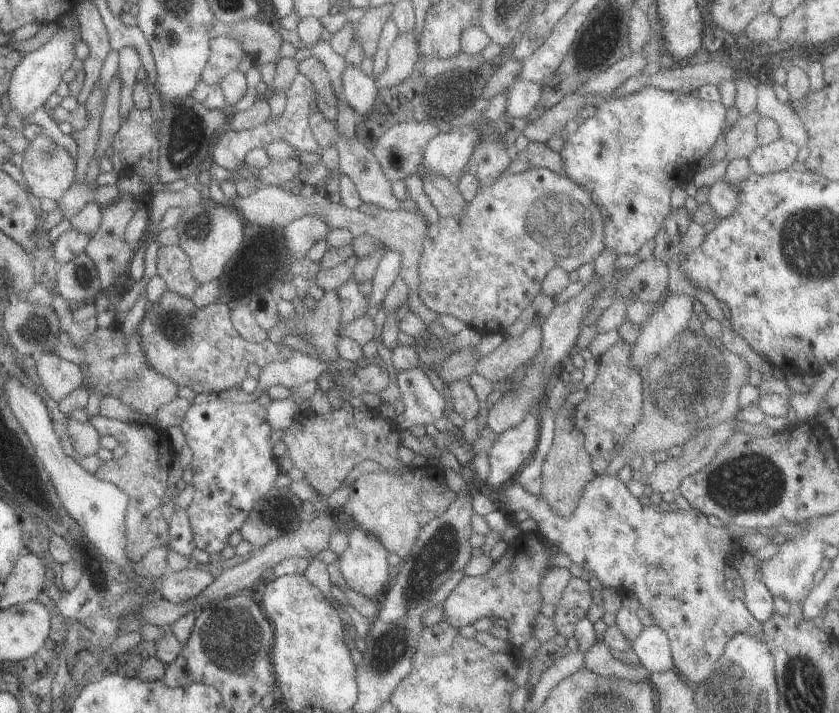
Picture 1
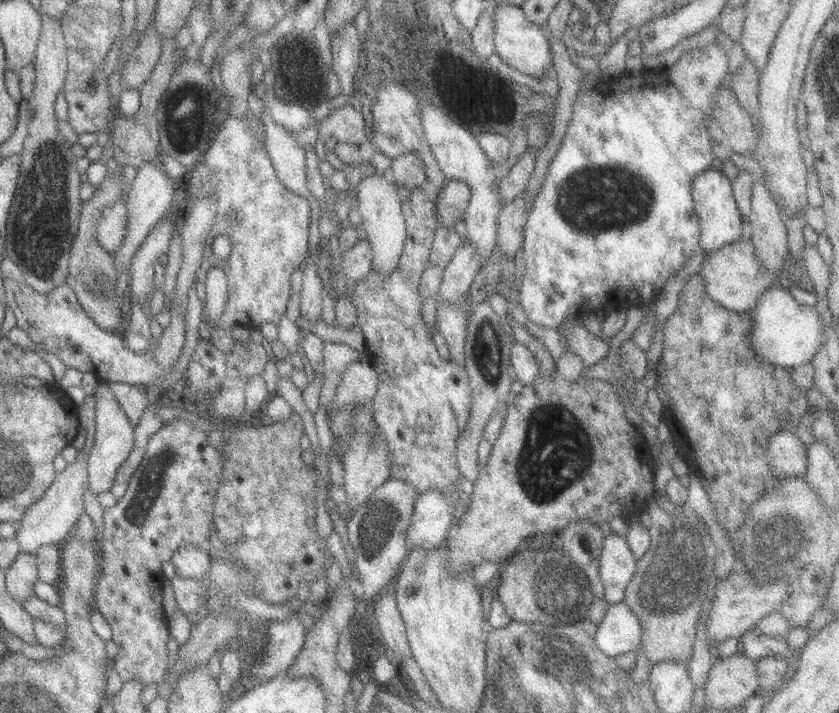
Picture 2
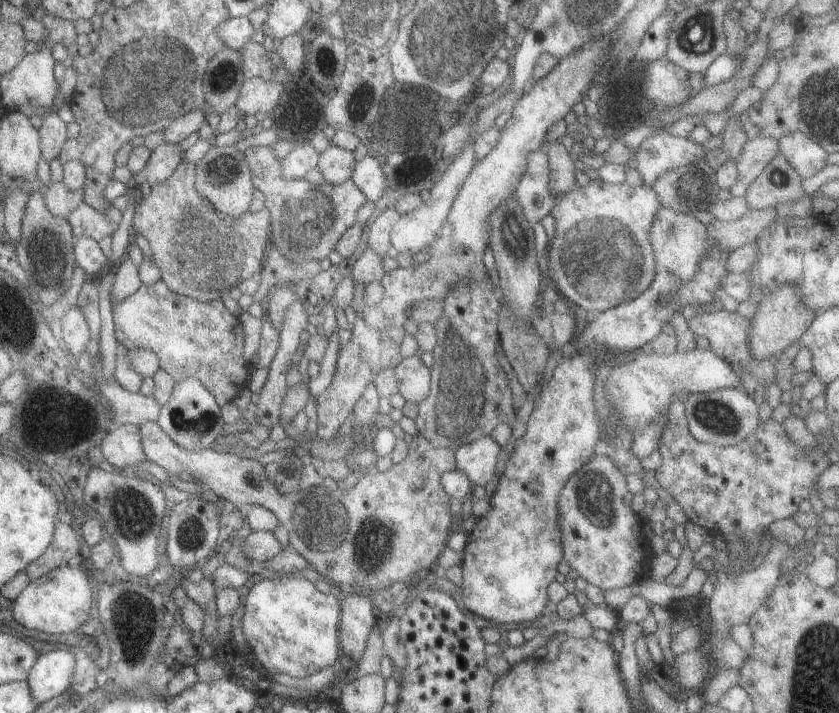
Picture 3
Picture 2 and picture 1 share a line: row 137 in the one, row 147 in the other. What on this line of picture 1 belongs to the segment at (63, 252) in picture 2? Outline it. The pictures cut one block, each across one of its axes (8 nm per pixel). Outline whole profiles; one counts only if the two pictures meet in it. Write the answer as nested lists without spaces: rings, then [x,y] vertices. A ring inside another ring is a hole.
[[[43,132],[28,140],[27,146],[20,153],[22,154],[20,170],[23,175],[23,182],[25,182],[23,188],[26,192],[33,194],[40,200],[49,198],[57,202],[74,181],[74,159],[63,147],[56,145],[53,140],[43,135]]]

